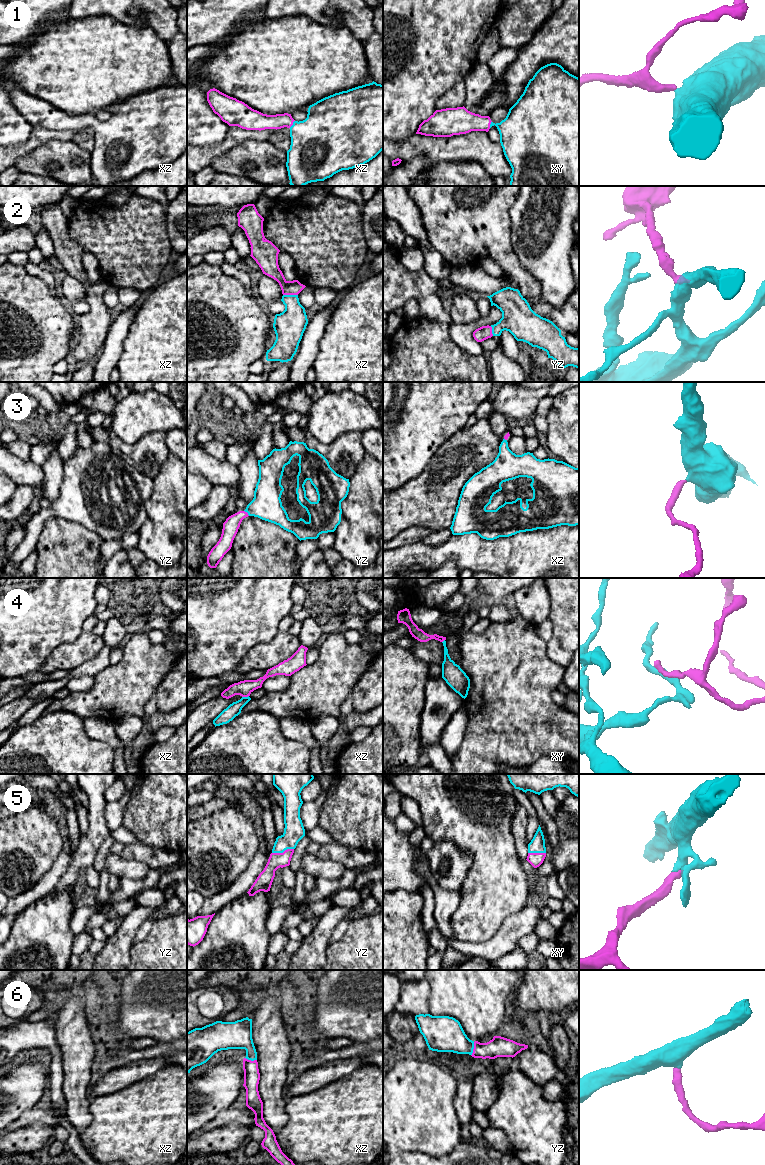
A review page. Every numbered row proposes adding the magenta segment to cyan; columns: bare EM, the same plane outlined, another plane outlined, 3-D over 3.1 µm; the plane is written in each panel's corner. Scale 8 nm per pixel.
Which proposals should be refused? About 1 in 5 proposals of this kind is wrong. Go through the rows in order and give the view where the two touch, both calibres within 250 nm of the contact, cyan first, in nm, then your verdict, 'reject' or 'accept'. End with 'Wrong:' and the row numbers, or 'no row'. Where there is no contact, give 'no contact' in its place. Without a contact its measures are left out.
1: contact in xz; calibres 440 and 130 nm; accept
2: contact in xz; calibres 260 and 120 nm; accept
3: contact in yz; calibres 240 and 130 nm; accept
4: contact in xz; calibres 110 and 130 nm; reject
5: contact in yz; calibres 170 and 130 nm; accept
6: contact in yz; calibres 280 and 160 nm; accept
Wrong: 4

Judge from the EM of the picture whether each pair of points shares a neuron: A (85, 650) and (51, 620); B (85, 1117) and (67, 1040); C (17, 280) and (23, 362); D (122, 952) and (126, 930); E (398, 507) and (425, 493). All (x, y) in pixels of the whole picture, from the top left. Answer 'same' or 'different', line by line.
A: different
B: same
C: same
D: same
E: same

